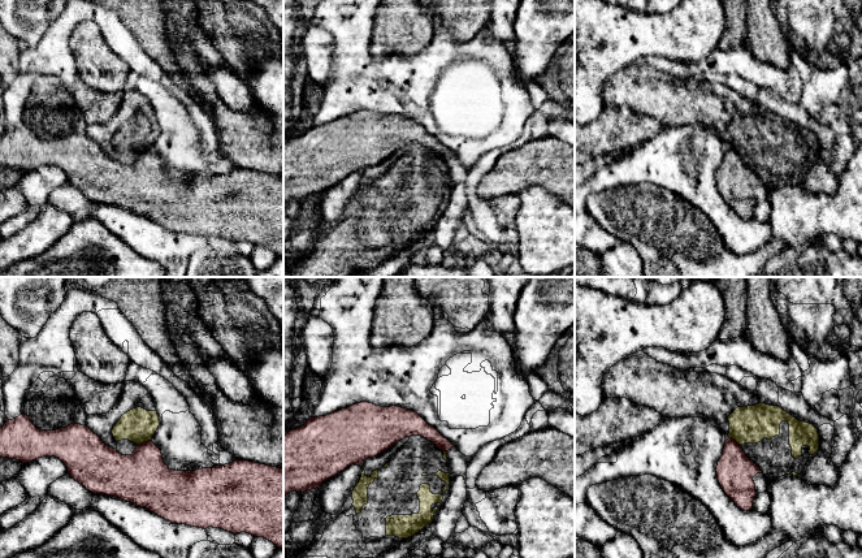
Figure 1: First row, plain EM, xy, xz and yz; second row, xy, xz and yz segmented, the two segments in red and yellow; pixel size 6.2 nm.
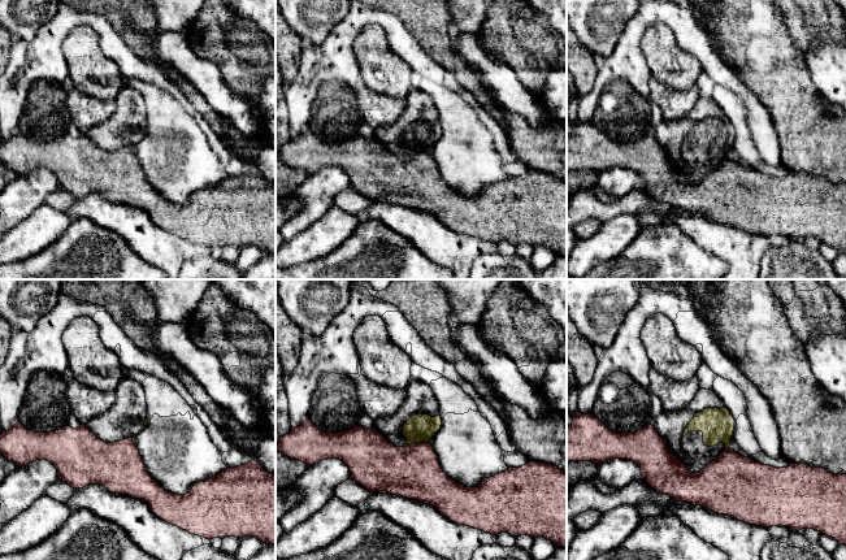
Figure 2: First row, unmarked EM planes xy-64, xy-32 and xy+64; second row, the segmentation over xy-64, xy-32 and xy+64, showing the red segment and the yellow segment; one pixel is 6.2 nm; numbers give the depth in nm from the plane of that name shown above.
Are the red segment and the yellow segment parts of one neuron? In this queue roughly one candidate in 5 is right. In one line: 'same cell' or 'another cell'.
another cell

